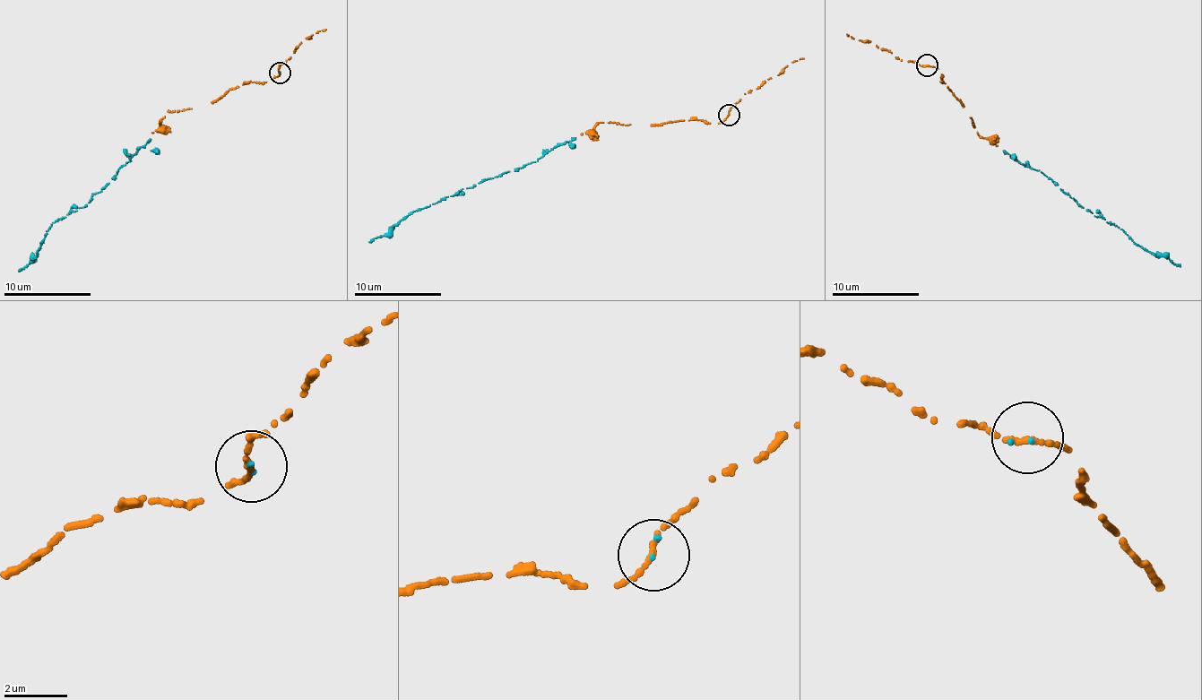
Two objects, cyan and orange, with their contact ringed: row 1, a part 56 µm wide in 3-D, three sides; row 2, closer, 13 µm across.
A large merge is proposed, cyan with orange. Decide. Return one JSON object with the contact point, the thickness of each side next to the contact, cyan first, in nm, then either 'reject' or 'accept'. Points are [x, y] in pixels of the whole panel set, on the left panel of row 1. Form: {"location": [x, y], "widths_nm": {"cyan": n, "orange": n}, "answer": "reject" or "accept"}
{"location": [280, 73], "widths_nm": {"cyan": 90, "orange": 150}, "answer": "accept"}

